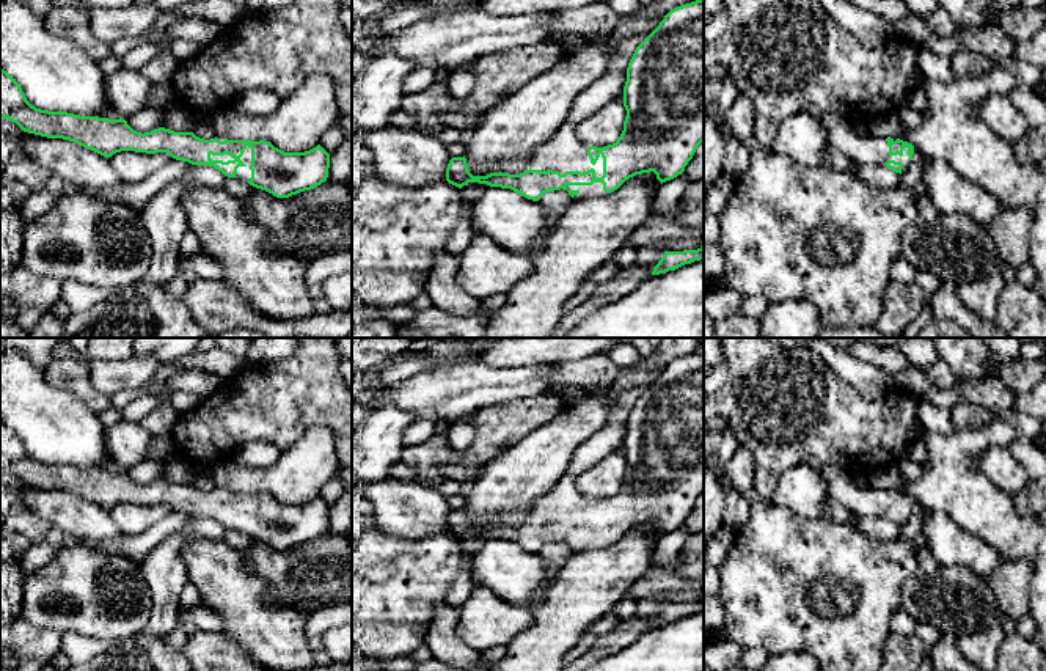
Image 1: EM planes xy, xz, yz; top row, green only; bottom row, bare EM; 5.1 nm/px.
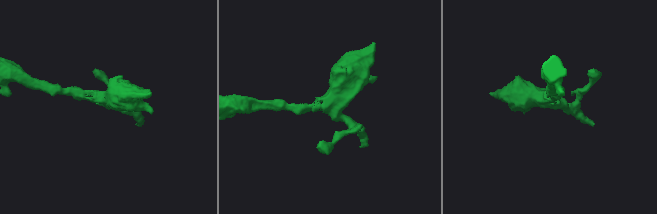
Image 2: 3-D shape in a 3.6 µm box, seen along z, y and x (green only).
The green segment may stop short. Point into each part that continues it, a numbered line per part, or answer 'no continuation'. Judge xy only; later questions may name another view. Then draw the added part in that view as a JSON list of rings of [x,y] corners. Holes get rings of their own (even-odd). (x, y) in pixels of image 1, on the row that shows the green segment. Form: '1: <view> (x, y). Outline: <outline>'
1: xy (244, 173). Outline: [[[247,146],[247,149],[243,151],[243,156],[240,157],[240,160],[245,163],[243,167],[239,167],[237,168],[237,178],[242,179],[242,181],[250,181],[251,178],[251,170],[250,170],[250,165],[251,165],[251,148]]]

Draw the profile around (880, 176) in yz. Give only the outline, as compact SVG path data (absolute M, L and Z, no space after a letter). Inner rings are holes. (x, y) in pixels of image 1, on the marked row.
M850 160L851 173L854 178L862 181L867 185L873 185L878 189L897 189L900 187L902 174L889 170L886 165L867 163L858 165Z

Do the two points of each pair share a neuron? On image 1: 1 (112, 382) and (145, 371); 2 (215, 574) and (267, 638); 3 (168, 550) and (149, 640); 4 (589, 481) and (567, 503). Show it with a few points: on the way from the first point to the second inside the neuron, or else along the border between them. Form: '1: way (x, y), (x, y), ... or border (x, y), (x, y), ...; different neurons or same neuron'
1: way (120, 376), (137, 371); same neuron
2: way (231, 590), (256, 623); same neuron
3: way (165, 572), (164, 618); same neuron
4: border (574, 478), (574, 486), (588, 497), (614, 495); different neurons

